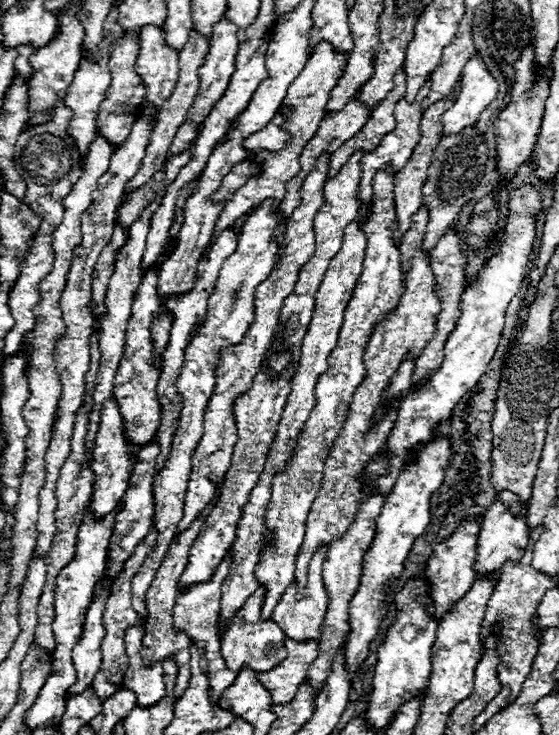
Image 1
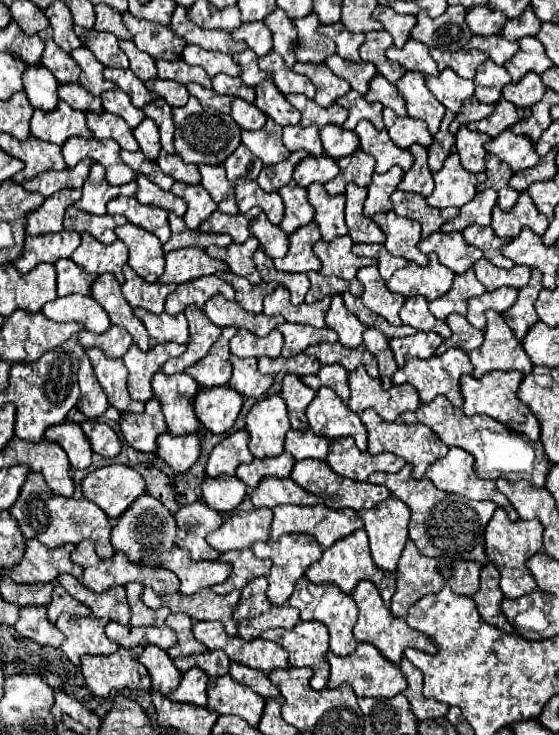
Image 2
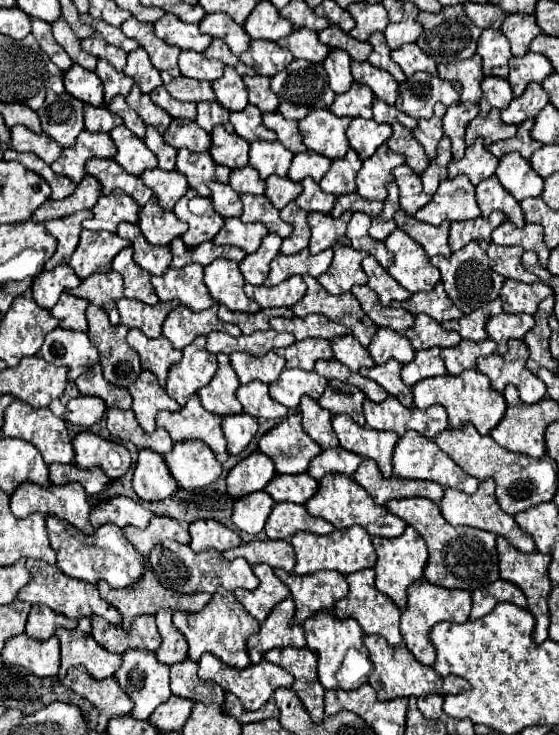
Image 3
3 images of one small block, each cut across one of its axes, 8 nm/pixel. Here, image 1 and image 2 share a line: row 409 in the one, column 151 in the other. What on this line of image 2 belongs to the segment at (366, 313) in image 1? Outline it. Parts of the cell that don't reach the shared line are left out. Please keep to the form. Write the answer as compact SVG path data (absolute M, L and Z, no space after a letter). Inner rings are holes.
M136 308L134 314L142 320L150 334L150 346L164 344L164 342L176 342L176 344L186 344L190 340L188 336L188 322L184 318L184 312L170 316L166 312L162 314L152 314L142 308Z

